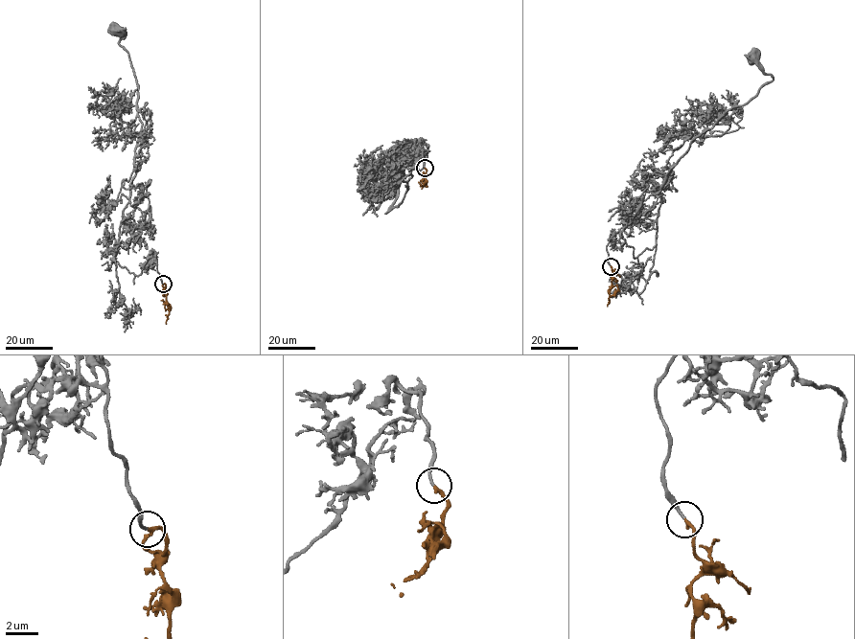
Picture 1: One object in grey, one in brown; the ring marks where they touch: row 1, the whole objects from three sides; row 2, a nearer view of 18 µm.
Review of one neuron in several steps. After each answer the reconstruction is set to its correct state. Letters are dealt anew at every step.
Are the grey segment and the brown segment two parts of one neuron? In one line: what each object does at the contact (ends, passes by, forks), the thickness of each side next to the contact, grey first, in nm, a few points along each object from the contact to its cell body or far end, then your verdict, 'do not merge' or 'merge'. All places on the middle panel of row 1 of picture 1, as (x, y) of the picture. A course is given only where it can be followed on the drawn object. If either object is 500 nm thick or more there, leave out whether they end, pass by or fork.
grey ends there; brown ends there; 170 nm thick on the grey side, 240 nm on the other; grey runs (425, 168), (423, 153), (401, 182), (374, 196), (381, 181), (400, 170), (412, 175), (386, 214), (391, 184); brown runs (425, 168), (424, 179), (427, 182), (423, 186), (418, 182); merge

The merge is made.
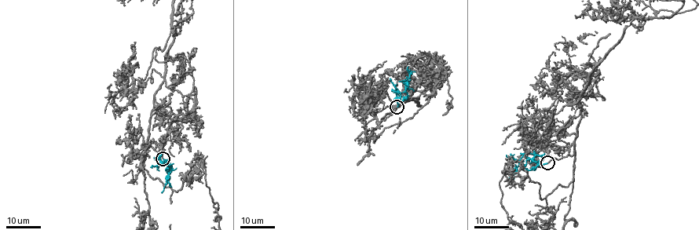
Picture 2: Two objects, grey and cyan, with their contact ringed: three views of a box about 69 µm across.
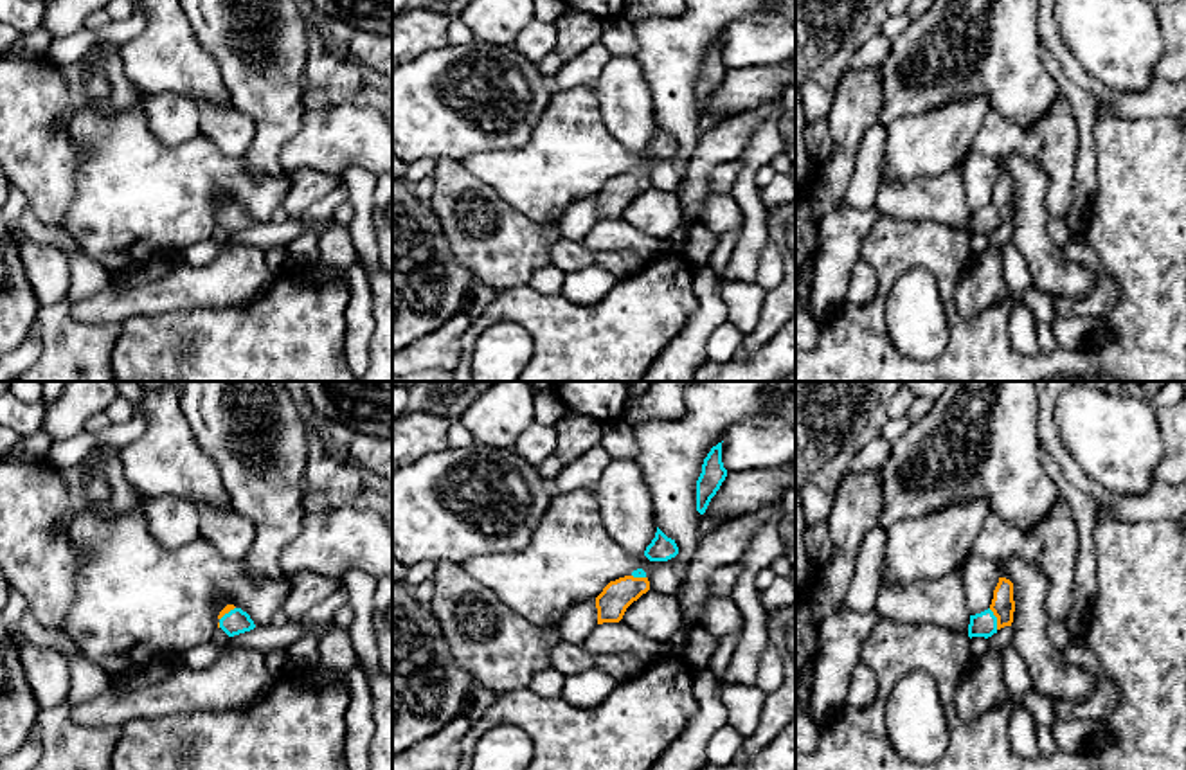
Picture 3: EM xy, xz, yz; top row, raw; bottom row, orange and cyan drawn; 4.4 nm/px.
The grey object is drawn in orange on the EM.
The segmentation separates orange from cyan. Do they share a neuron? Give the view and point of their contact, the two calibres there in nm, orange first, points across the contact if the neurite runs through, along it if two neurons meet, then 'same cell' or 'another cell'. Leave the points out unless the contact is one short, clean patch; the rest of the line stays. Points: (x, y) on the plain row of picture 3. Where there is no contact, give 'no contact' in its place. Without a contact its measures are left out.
meets orange in yz at (997, 216); 110 nm thick on the orange side, 110 nm on the other; runs through yz (1003, 202), (997, 216), (981, 222); same cell

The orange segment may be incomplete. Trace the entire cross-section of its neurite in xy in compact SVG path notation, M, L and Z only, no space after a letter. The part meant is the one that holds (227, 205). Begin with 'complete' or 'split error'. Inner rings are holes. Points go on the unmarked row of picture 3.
split error | M227 201L220 212L218 225L221 225L229 234L250 228L256 225L254 218L247 209L236 205L234 201Z

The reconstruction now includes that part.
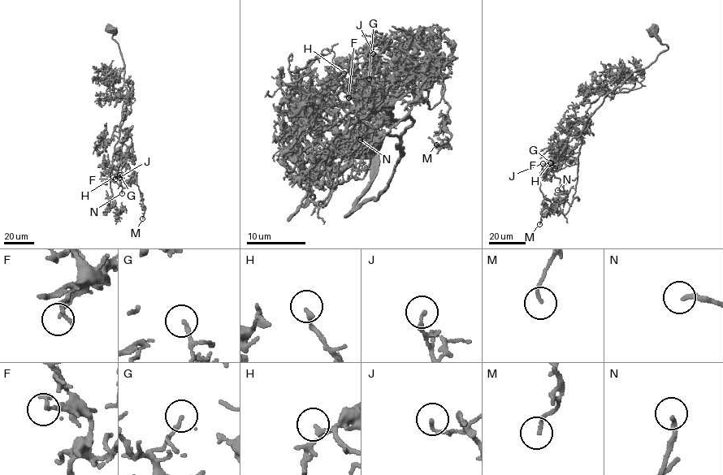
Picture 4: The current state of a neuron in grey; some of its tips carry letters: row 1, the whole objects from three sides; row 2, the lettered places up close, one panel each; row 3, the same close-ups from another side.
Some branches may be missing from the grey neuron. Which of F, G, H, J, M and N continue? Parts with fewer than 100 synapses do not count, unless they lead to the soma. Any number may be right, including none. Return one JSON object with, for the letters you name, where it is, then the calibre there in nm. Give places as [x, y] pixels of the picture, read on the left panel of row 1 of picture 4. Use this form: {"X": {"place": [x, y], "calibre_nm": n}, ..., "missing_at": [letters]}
{"N": {"place": [122, 193], "calibre_nm": 180}, "missing_at": ["N"]}

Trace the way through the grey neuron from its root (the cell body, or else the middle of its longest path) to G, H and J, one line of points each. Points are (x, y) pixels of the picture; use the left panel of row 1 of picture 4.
G: (110, 28), (115, 30), (112, 38), (122, 56), (127, 90), (111, 165), (121, 180), (119, 174)
H: (110, 28), (115, 30), (112, 38), (122, 56), (127, 90), (112, 161), (112, 169), (119, 174), (113, 177)
J: (110, 28), (115, 30), (112, 38), (122, 56), (127, 90), (111, 165), (119, 178)

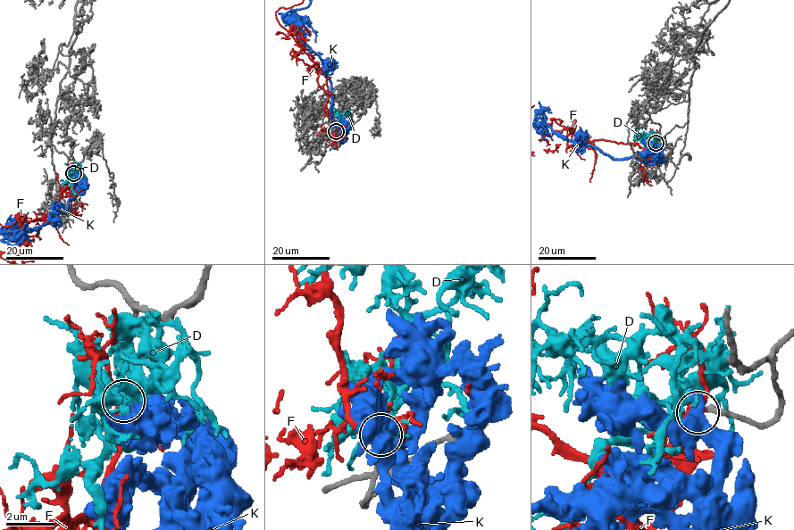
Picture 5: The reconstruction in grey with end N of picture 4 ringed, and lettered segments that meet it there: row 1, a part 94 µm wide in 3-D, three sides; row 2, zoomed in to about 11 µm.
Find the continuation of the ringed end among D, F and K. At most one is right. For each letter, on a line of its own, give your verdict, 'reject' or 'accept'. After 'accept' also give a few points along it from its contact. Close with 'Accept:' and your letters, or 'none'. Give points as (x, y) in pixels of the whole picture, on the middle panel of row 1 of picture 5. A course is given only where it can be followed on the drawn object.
D: accept
F: reject
K: reject
Accept: D

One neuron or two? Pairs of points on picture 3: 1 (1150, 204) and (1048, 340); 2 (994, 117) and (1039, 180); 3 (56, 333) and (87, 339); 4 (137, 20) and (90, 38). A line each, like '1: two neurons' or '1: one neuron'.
1: two neurons
2: two neurons
3: one neuron
4: one neuron

